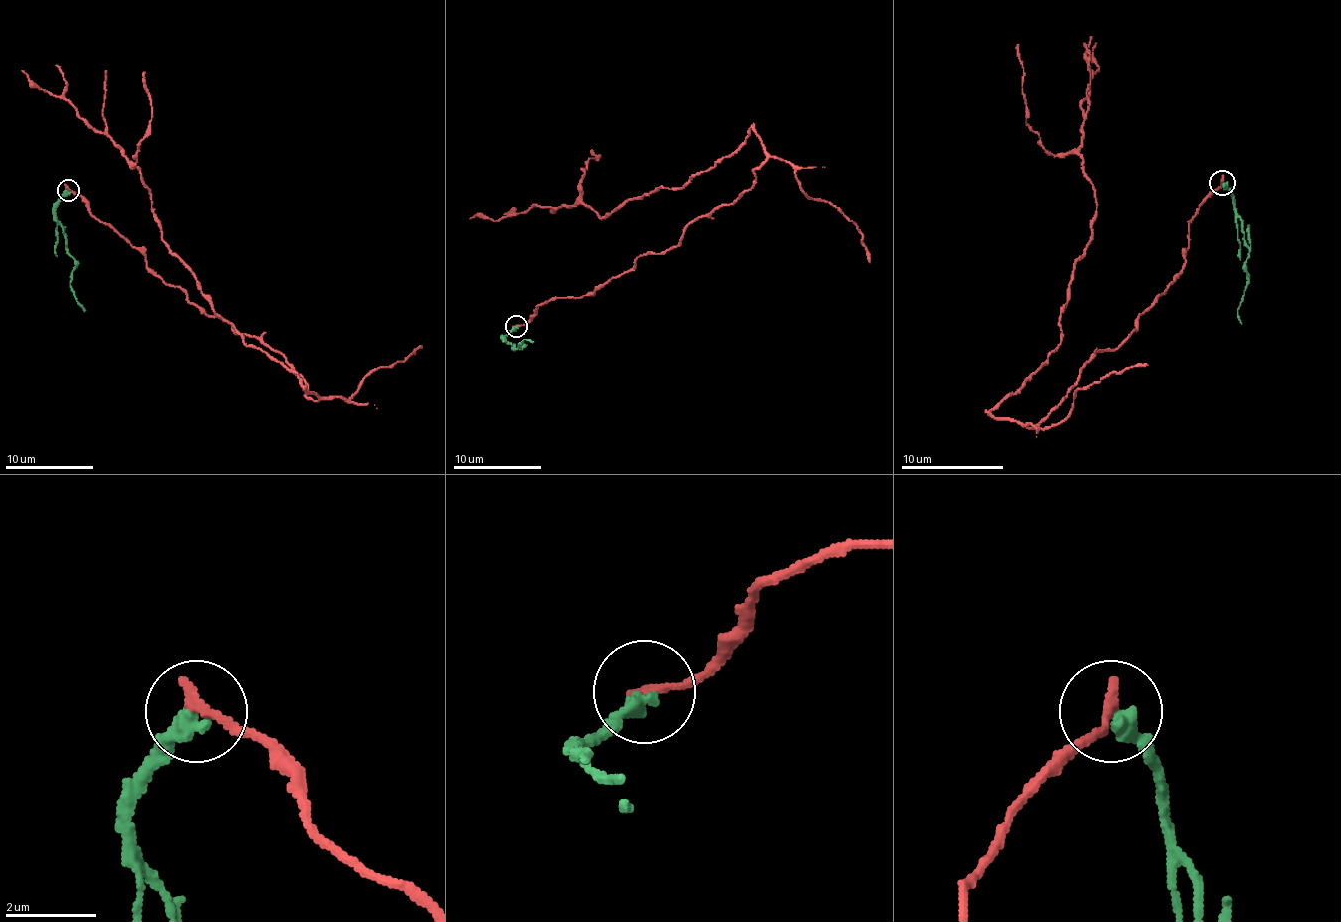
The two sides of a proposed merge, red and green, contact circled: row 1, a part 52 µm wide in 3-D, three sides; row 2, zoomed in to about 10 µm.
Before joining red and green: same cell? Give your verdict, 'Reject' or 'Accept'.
Reject

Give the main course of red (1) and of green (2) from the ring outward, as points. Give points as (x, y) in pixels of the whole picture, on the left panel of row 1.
1: (68, 190), (165, 282), (284, 357), (306, 394), (319, 399), (213, 308), (163, 238), (132, 163), (22, 71)
2: (66, 190), (57, 201), (55, 218), (62, 225), (66, 251), (75, 260), (70, 287), (77, 302), (86, 311)

